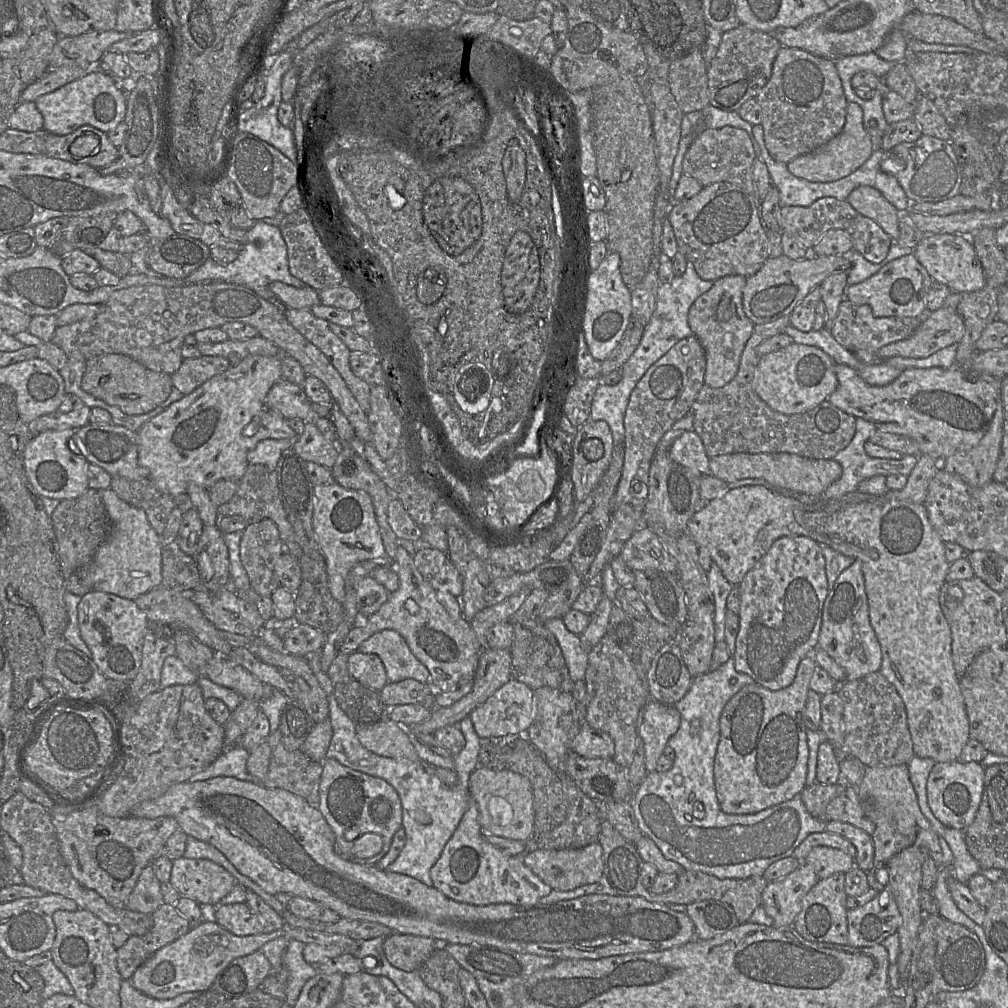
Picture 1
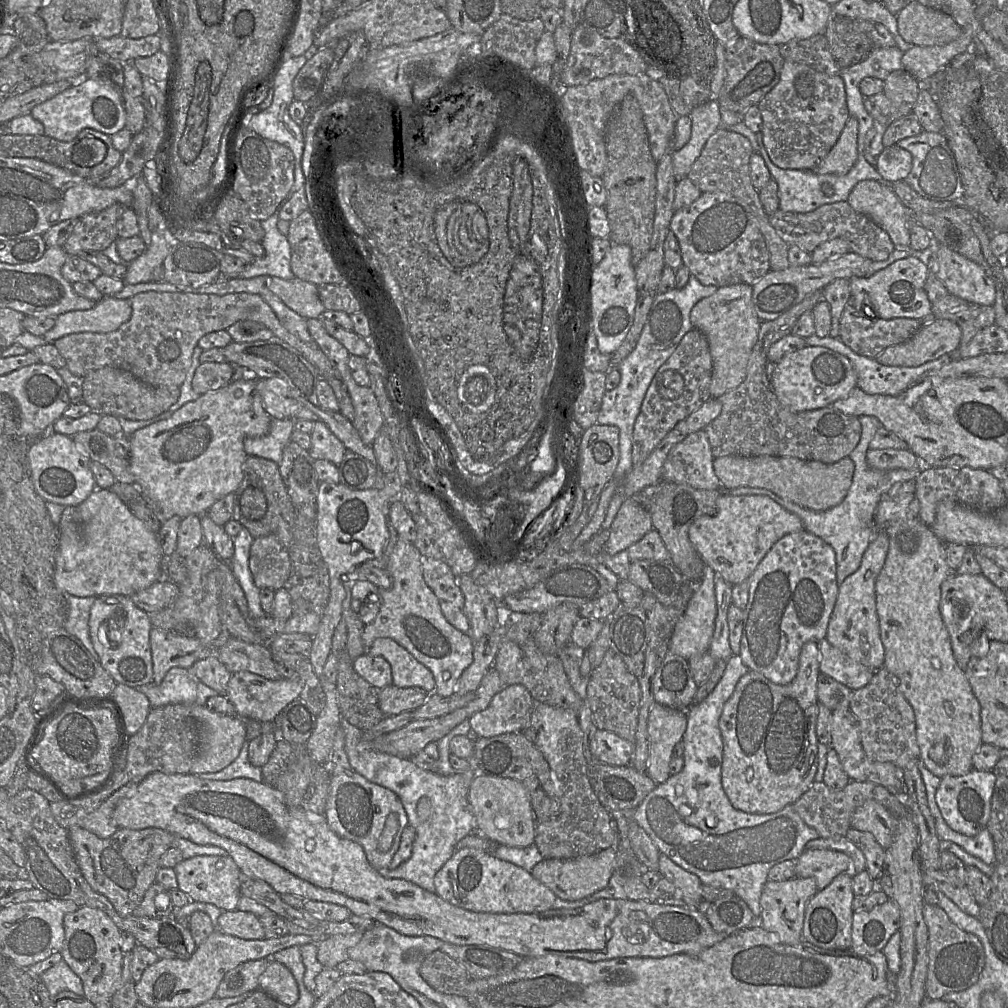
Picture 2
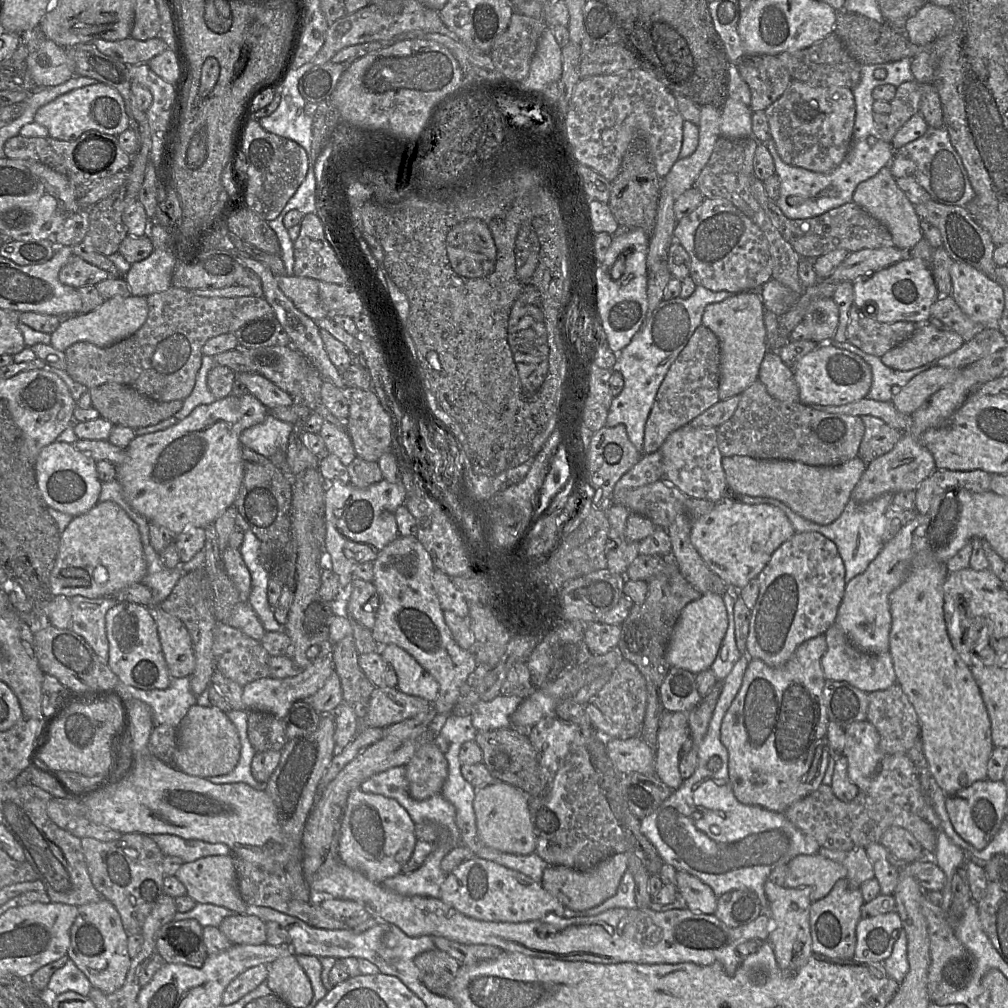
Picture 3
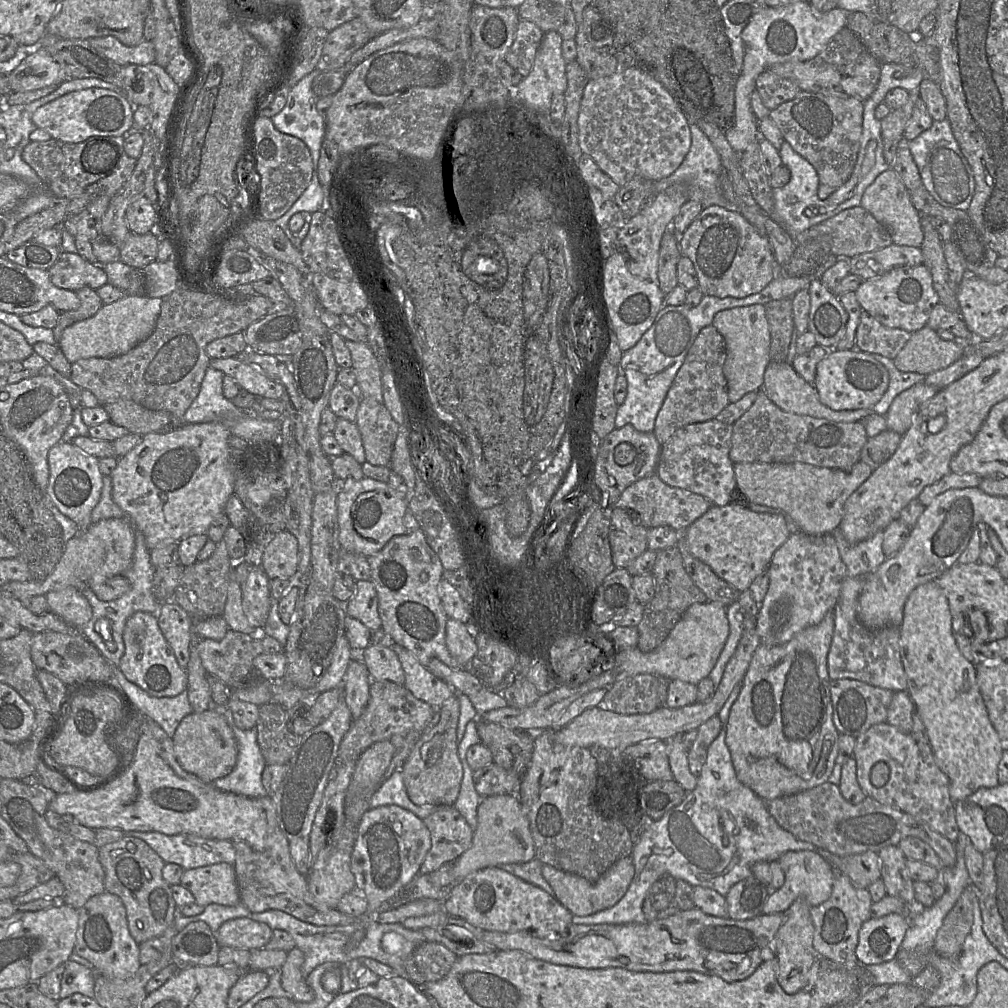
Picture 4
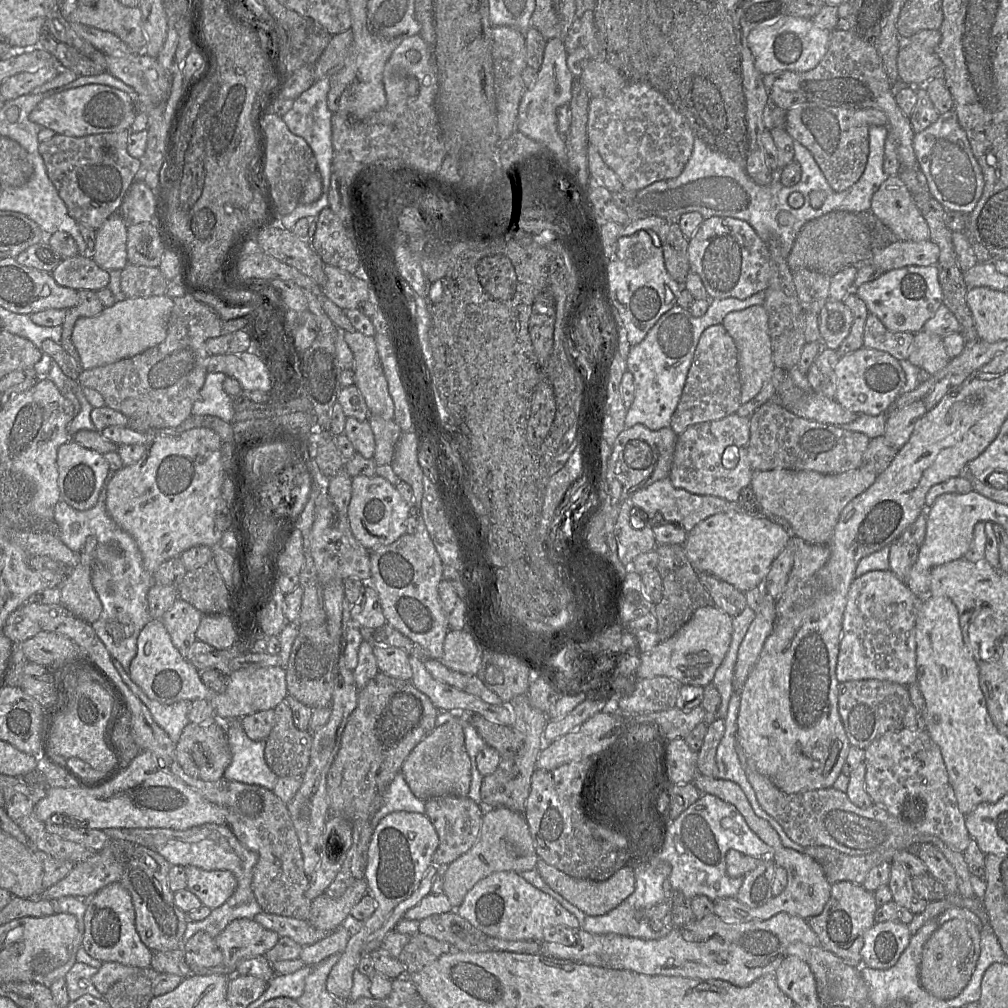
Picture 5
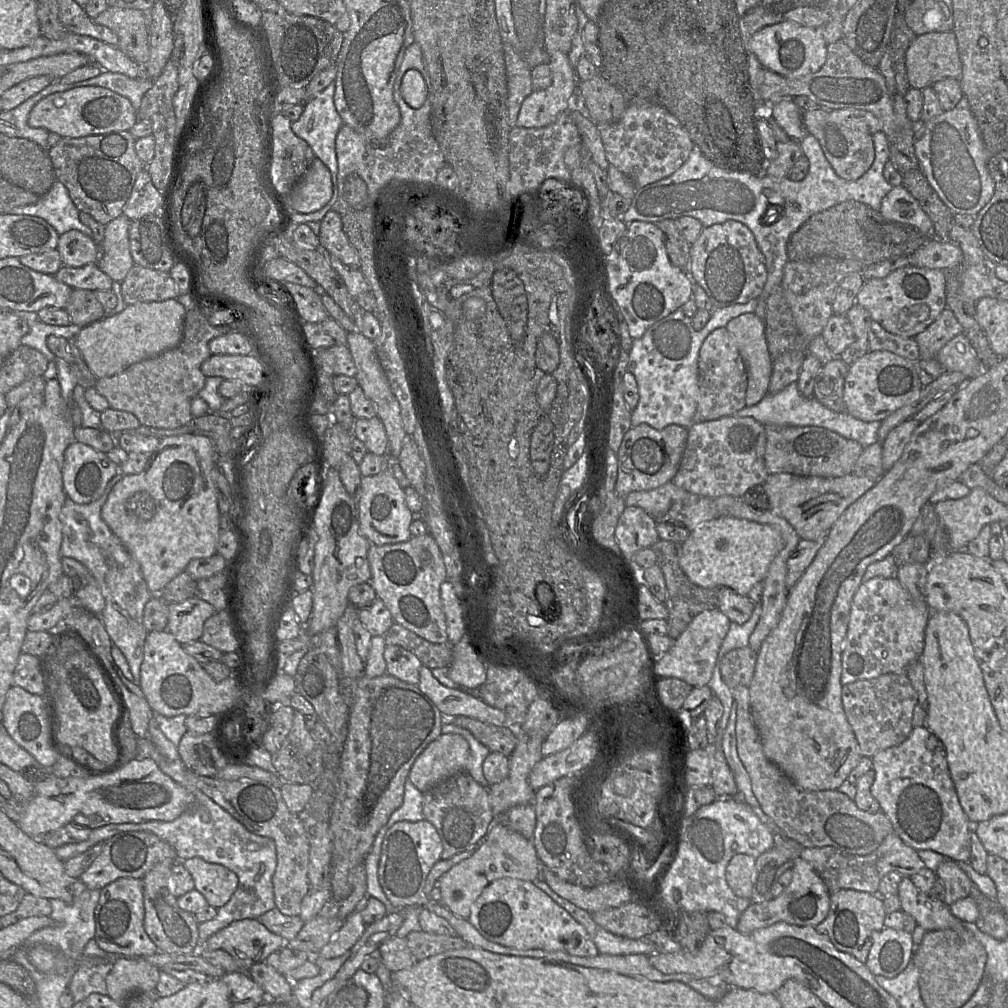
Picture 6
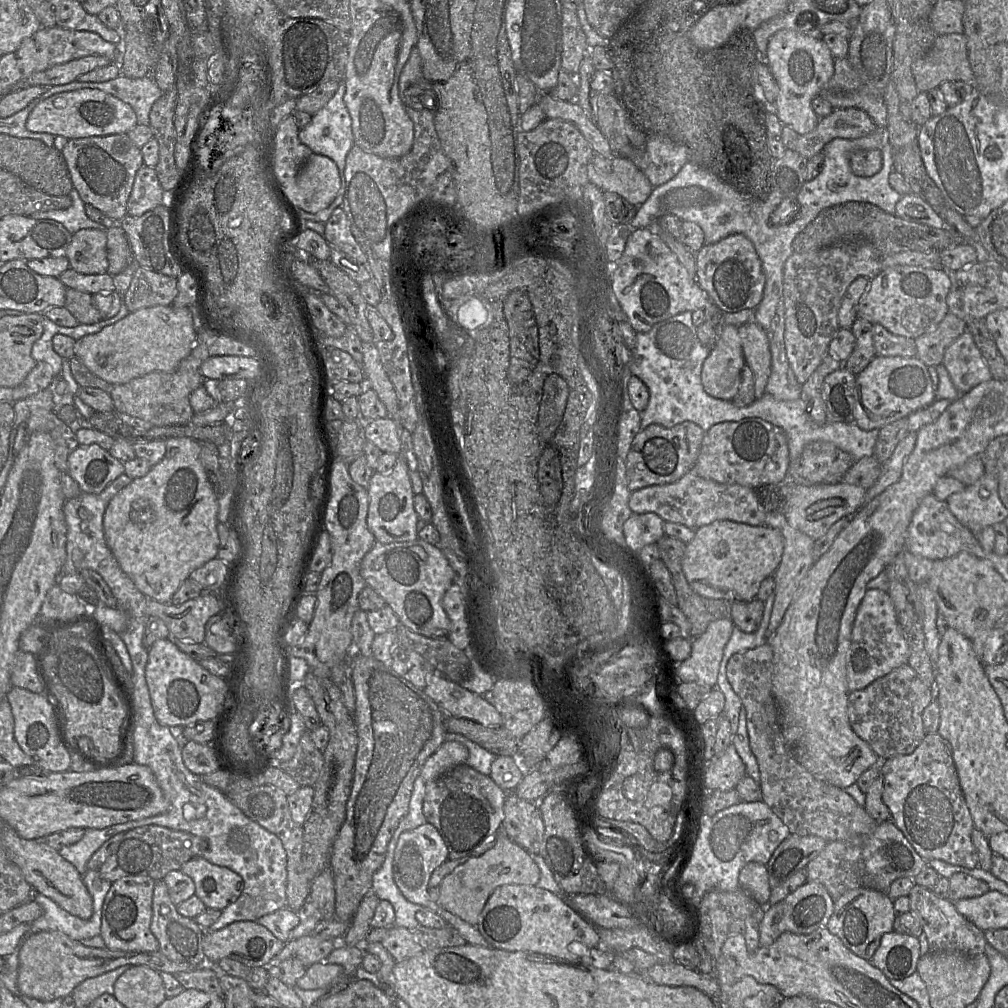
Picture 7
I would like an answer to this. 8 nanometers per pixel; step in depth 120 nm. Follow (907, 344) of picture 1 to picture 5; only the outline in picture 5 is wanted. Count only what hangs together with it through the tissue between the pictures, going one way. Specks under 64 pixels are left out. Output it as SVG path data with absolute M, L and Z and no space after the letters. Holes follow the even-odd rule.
M923 330L914 334L907 360L919 369L934 375L951 360L940 336Z

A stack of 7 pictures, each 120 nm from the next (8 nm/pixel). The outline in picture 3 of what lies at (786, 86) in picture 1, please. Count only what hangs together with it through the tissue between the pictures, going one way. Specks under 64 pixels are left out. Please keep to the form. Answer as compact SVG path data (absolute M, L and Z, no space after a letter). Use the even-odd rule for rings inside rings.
M792 79L785 92L765 110L771 138L782 161L813 172L829 173L846 158L852 142L855 99L847 87L815 87Z

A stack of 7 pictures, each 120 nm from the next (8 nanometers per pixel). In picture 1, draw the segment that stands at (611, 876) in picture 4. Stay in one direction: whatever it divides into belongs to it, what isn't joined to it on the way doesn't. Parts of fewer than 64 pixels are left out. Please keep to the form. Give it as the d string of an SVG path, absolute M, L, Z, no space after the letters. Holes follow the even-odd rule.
M598 842L577 849L537 849L526 854L522 861L545 884L558 891L592 884L603 876L603 849Z

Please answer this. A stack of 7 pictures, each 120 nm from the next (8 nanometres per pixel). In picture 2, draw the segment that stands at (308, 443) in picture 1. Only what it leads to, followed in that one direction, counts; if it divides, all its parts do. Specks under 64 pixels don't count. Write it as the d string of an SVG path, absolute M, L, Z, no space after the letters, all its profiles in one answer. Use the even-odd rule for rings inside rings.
M315 421L311 436L310 456L314 460L324 459L339 465L346 453L343 443L322 421Z

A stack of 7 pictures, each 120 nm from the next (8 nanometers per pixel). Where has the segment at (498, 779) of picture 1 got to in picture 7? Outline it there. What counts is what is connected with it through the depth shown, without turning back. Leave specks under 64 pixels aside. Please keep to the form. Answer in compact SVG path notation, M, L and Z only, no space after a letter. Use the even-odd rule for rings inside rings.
M505 834L497 835L494 846L479 857L456 867L444 877L439 887L439 905L465 922L476 926L491 894L502 885L536 886L540 870L532 855Z

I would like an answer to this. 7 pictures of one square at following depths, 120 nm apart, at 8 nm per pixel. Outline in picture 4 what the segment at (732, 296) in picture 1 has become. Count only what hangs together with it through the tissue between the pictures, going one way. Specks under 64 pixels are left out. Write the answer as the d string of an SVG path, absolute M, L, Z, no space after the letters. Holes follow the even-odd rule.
M753 304L721 310L715 314L712 325L723 336L726 344L723 373L729 402L737 402L745 394L763 389L764 372L771 362L770 331L765 306Z

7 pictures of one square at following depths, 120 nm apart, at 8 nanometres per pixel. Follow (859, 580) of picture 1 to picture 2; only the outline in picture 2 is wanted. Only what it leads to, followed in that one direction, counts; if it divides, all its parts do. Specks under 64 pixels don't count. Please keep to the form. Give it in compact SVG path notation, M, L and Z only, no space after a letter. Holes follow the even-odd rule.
M878 531L864 552L859 568L839 585L837 600L825 637L830 644L849 658L871 670L881 669L885 658L876 611L875 582L885 563L888 547L887 534Z

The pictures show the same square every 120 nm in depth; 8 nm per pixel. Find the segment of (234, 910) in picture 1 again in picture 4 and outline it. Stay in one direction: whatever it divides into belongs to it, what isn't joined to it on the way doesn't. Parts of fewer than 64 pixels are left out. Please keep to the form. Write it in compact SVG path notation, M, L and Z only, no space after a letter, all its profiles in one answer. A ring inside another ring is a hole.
M239 917L224 922L215 935L220 947L250 951L265 947L272 938L273 930L250 917Z

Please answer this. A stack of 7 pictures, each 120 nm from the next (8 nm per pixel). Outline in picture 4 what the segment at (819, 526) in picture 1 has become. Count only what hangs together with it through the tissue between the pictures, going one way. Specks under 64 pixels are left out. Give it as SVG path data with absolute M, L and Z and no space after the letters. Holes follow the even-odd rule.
M734 504L711 506L685 531L690 553L707 564L714 573L739 592L748 590L754 579L768 569L775 551L790 532L780 514L757 513ZM934 580L921 584L909 594L905 602L903 610L903 620L899 626L899 642L901 660L907 676L907 693L911 697L915 705L915 711L920 716L925 727L927 739L932 749L934 761L938 768L949 779L950 798L954 803L957 803L966 799L980 788L993 788L999 785L998 764L1001 760L1003 749L1006 744L1000 740L995 728L993 727L989 719L987 708L980 693L979 686L977 684L975 666L971 662L969 662L960 652L952 633L951 622L951 613L945 592L938 586L938 584Z

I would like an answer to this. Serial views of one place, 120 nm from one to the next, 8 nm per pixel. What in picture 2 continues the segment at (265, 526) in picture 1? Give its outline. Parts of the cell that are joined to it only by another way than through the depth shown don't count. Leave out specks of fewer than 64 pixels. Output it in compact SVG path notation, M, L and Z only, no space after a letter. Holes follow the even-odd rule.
M275 535L255 538L249 552L249 569L255 585L277 591L292 583L288 549Z

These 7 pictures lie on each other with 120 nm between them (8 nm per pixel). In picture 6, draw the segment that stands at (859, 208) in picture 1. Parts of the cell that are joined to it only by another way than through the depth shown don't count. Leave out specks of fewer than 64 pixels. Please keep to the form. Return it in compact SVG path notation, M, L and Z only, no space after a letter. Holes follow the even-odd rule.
M903 185L889 191L882 200L879 212L886 219L911 225L922 234L934 237L932 220Z

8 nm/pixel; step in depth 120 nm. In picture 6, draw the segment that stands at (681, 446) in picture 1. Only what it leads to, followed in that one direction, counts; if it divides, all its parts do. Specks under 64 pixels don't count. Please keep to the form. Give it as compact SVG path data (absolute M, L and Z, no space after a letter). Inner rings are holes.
M724 416L694 423L688 428L686 446L672 482L689 493L741 498L752 486L763 484L769 473L764 463L764 425L752 417Z

